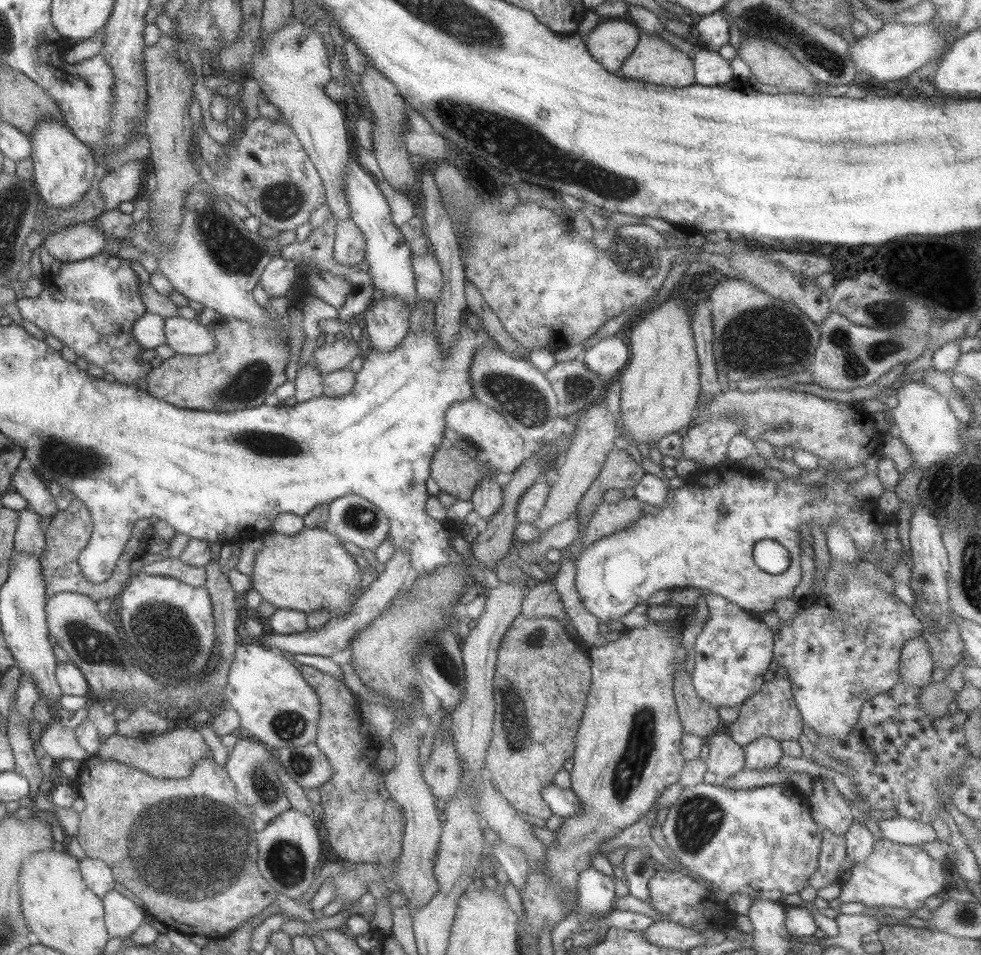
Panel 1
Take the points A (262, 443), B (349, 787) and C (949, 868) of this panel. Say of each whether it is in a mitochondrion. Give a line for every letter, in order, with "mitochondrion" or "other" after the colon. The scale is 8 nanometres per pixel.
A: mitochondrion
B: other
C: other

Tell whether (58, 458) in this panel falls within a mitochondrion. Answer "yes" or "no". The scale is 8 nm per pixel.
yes

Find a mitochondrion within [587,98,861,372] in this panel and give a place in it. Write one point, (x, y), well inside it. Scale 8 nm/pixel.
(733, 331)

